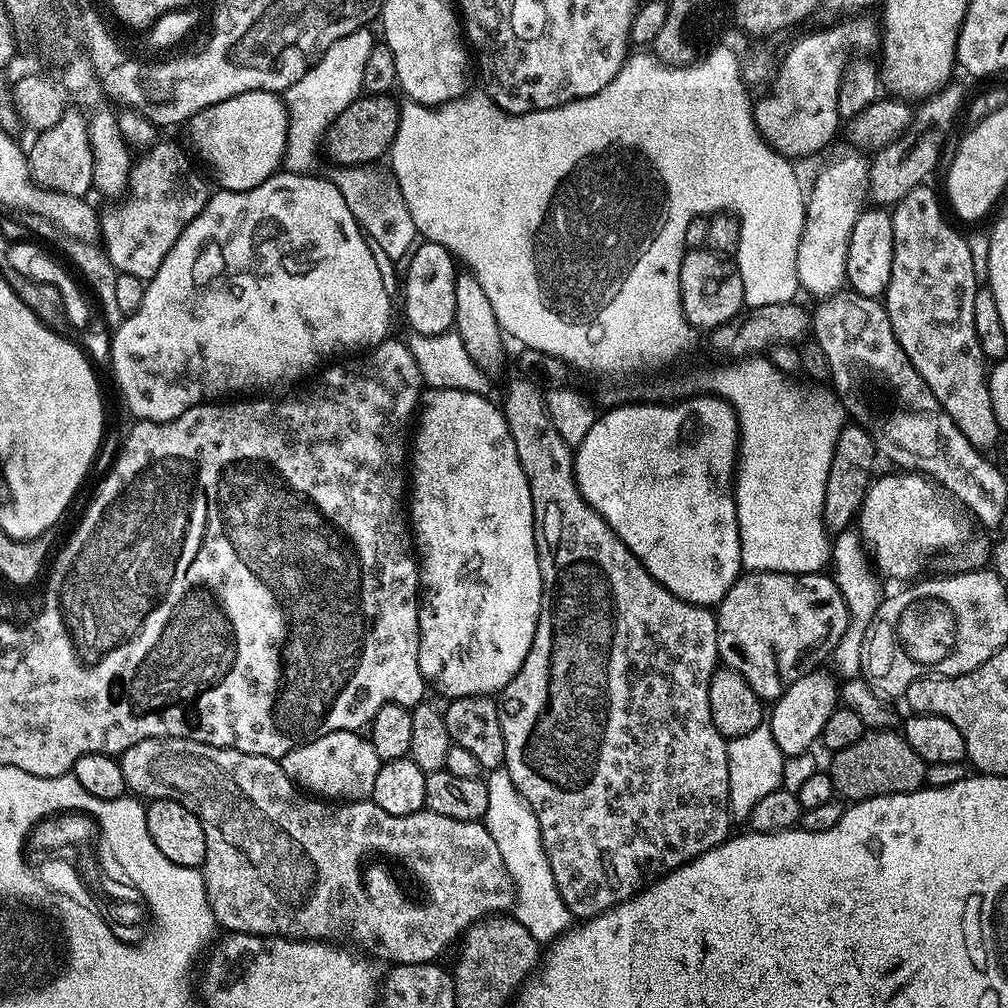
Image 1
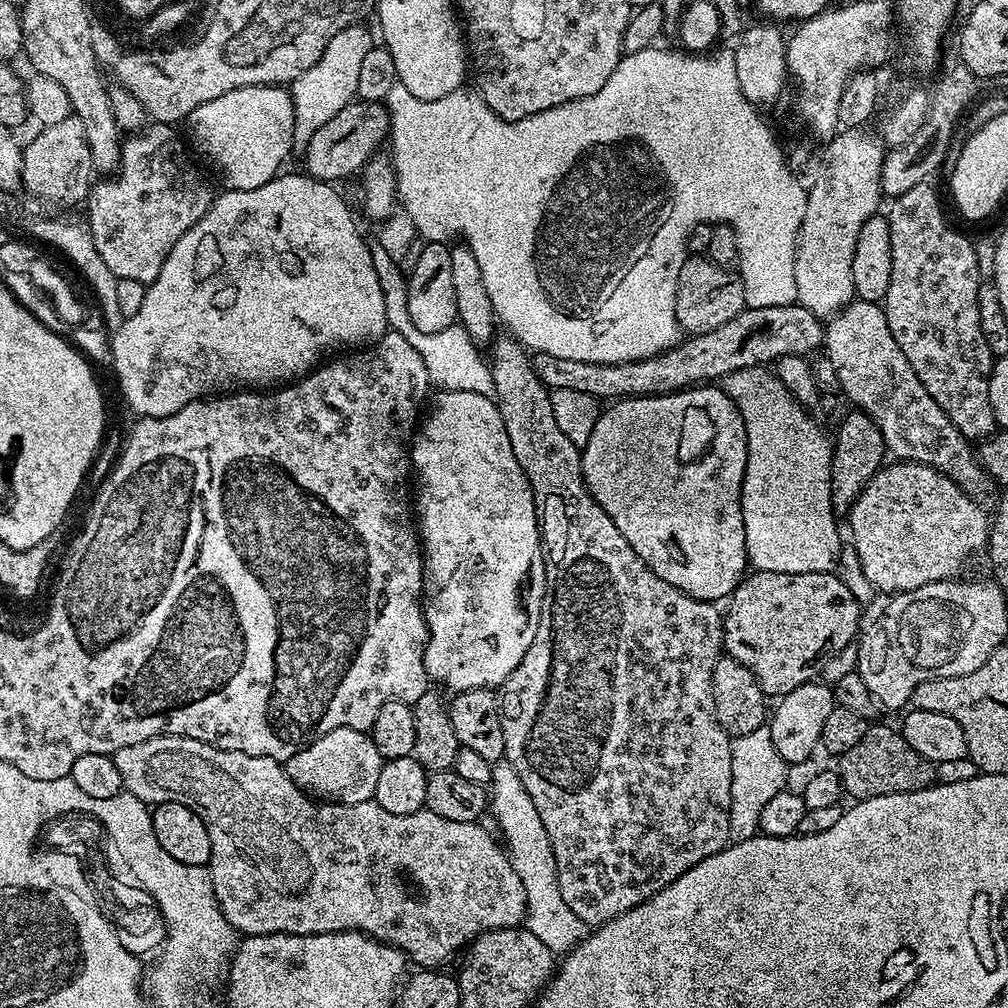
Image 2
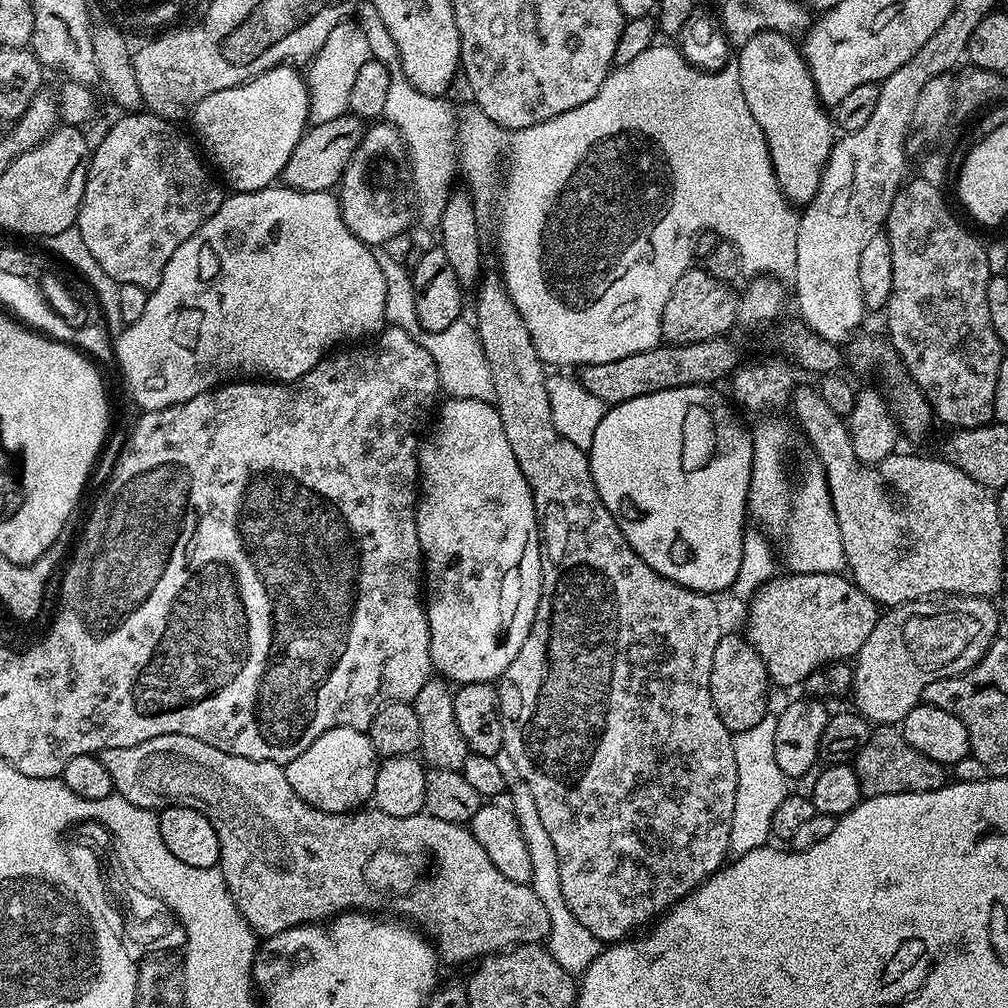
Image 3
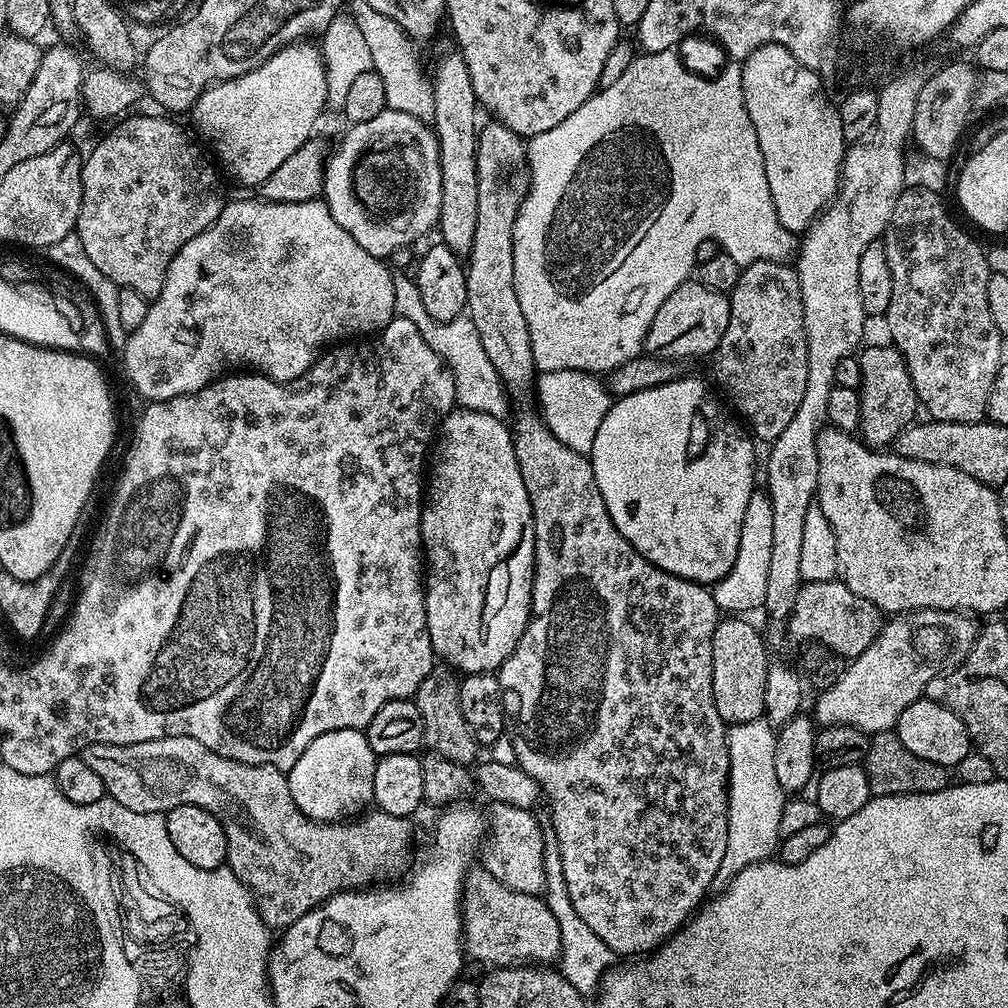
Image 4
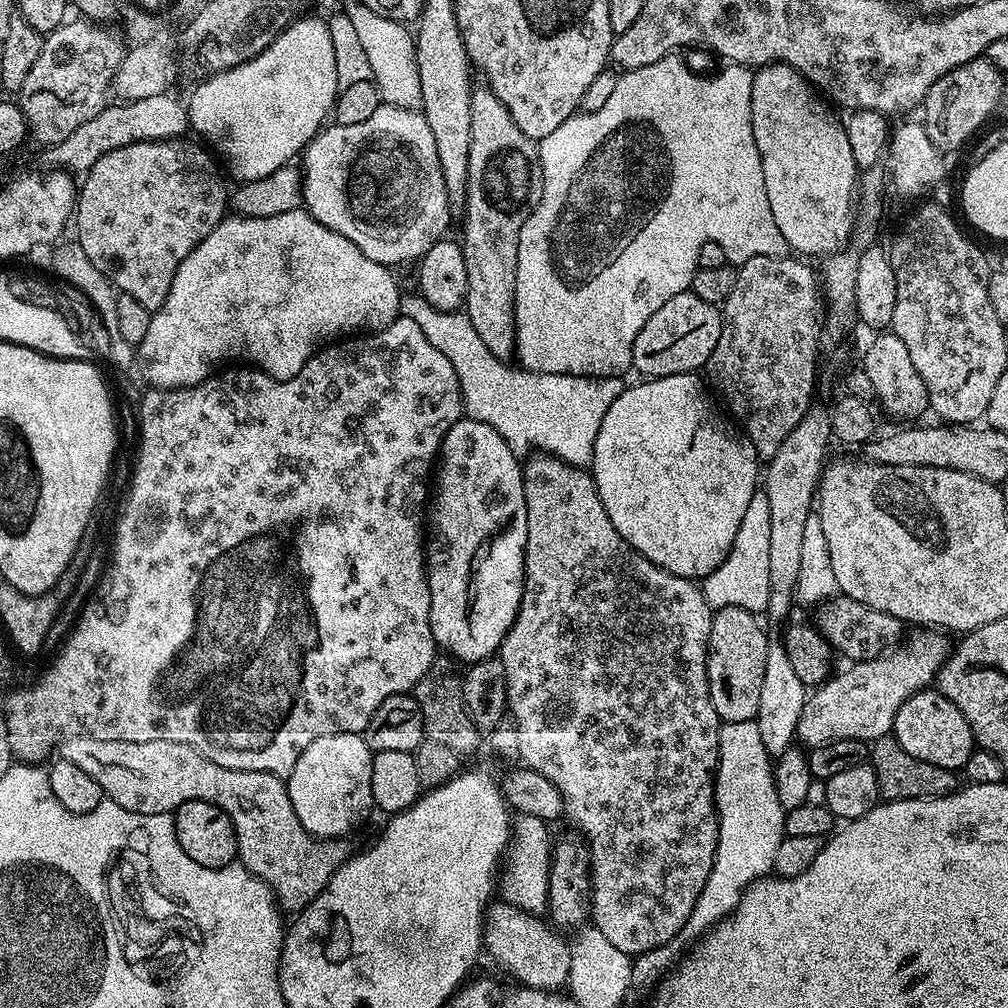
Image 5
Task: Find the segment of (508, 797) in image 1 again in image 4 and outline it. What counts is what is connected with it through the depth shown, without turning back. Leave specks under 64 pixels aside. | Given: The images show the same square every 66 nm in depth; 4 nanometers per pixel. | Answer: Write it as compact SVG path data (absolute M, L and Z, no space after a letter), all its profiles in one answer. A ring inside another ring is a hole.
M552 831L544 832L544 860L545 860L545 884L542 899L547 902L550 914L558 918L558 930L560 940L559 971L576 990L585 996L590 996L597 991L603 975L613 965L614 954L606 946L582 918L574 911L574 906L568 897L566 890L566 874L562 874L562 854L558 850L558 842Z

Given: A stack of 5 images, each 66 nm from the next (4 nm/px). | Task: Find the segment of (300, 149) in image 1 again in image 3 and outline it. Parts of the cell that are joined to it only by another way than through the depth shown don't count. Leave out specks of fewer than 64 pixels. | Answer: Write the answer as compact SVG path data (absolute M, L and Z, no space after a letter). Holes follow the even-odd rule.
M346 19L334 26L334 30L330 30L326 42L322 42L322 50L318 50L318 54L312 57L306 68L308 119L312 124L330 122L348 112L350 90L354 86L358 70L371 56L366 34L360 29L359 23Z

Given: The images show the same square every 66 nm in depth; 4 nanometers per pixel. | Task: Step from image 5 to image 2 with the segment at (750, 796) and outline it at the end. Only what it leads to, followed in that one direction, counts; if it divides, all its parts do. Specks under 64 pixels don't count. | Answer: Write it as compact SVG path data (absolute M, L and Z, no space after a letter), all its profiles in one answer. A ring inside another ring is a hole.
M767 726L753 730L750 734L731 737L730 746L730 837L733 841L749 840L757 835L760 815L766 802L774 794L785 791L789 765L785 764L782 754L774 750L774 738L770 738Z

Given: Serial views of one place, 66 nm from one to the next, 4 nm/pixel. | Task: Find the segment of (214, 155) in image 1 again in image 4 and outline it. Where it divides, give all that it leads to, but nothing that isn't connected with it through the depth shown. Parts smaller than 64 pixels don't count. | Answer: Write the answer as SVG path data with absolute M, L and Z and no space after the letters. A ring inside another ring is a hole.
M297 42L288 44L282 50L278 50L266 62L262 62L262 66L258 66L254 70L250 70L246 74L242 74L233 80L223 80L221 84L213 84L202 93L196 103L190 109L190 116L196 119L196 128L200 131L199 139L205 145L216 151L216 156L222 163L228 167L228 172L240 184L252 184L259 186L262 182L266 182L266 178L270 178L270 174L274 174L274 170L278 170L278 166L282 166L282 162L286 162L286 158L290 158L290 154L294 154L294 150L298 150L298 146L302 146L306 141L313 139L314 132L312 127L316 124L316 119L320 116L320 111L326 108L328 95L326 94L326 70L324 69L324 54L319 47L316 48L312 42Z

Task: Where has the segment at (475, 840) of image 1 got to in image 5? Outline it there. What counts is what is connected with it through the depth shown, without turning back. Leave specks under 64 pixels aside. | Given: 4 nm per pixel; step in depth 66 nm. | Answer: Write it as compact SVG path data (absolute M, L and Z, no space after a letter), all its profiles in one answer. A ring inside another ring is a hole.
M69 736L63 745L62 756L63 759L74 762L74 766L79 766L86 774L90 774L90 778L94 778L94 782L98 782L98 786L102 786L107 799L114 801L118 806L122 806L131 812L137 812L138 814L175 813L179 804L185 804L191 800L210 802L214 806L221 808L230 818L230 822L236 831L236 854L239 863L243 864L245 870L250 874L254 874L259 880L264 880L268 883L268 887L272 889L281 909L285 913L299 913L301 908L305 908L310 902L314 902L314 898L318 898L318 894L327 886L330 878L340 869L341 864L350 855L350 849L344 845L345 841L343 839L322 840L312 836L304 829L302 822L298 822L298 814L294 814L294 806L290 802L287 783L281 777L270 774L269 772L259 772L258 770L230 770L226 766L218 766L218 762L210 762L210 758L202 758L202 754L198 754L198 750L194 750L191 744L166 742L165 740L159 740L158 742L122 742L121 740L103 740L102 738L94 738L93 736ZM496 903L487 909L484 922L487 955L489 952L510 975L517 976L521 985L545 990L563 989L570 974L569 941L558 936L557 929L547 919L526 913L512 904Z

